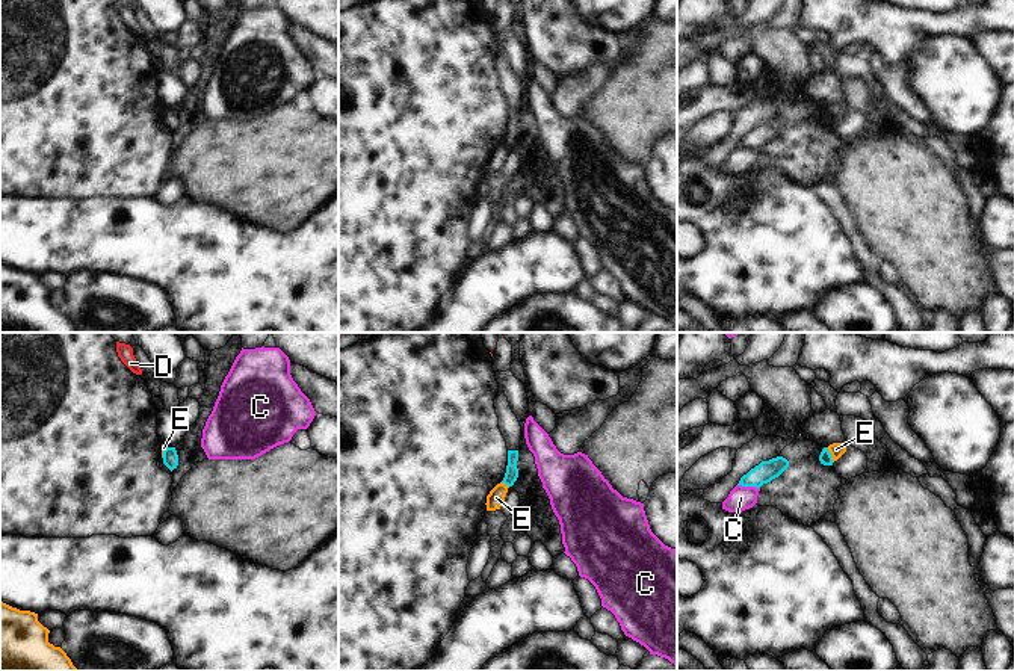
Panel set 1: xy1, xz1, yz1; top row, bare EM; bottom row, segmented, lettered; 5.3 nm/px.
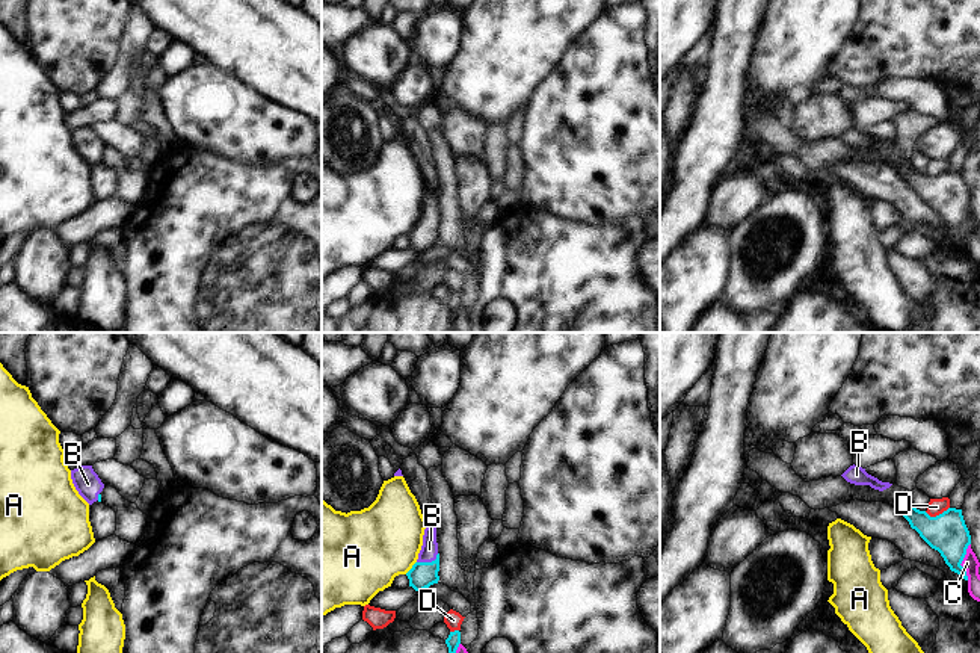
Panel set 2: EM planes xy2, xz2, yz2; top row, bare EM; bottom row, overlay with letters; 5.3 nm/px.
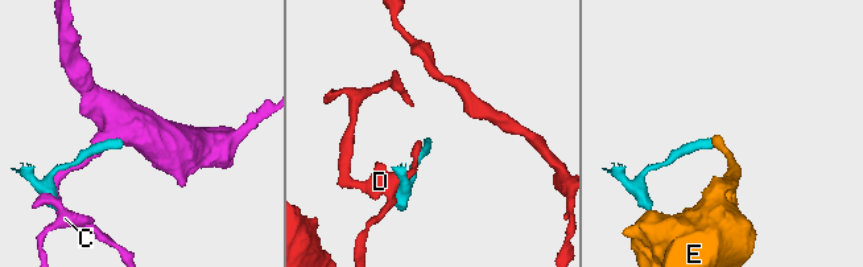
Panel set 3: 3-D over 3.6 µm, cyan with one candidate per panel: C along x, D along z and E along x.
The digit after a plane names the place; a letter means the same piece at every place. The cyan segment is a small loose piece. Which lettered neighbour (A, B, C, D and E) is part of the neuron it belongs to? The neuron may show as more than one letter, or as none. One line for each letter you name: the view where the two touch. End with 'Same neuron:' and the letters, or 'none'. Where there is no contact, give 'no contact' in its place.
B: xz2
Same neuron: B

